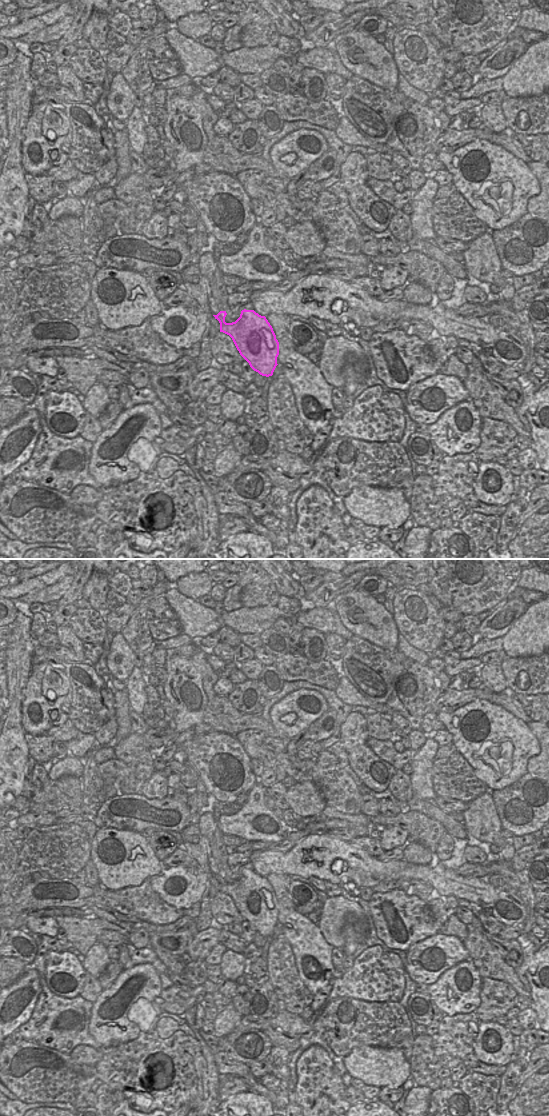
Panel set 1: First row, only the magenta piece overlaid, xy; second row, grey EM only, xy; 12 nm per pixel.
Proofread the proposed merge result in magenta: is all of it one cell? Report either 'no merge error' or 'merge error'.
no merge error

